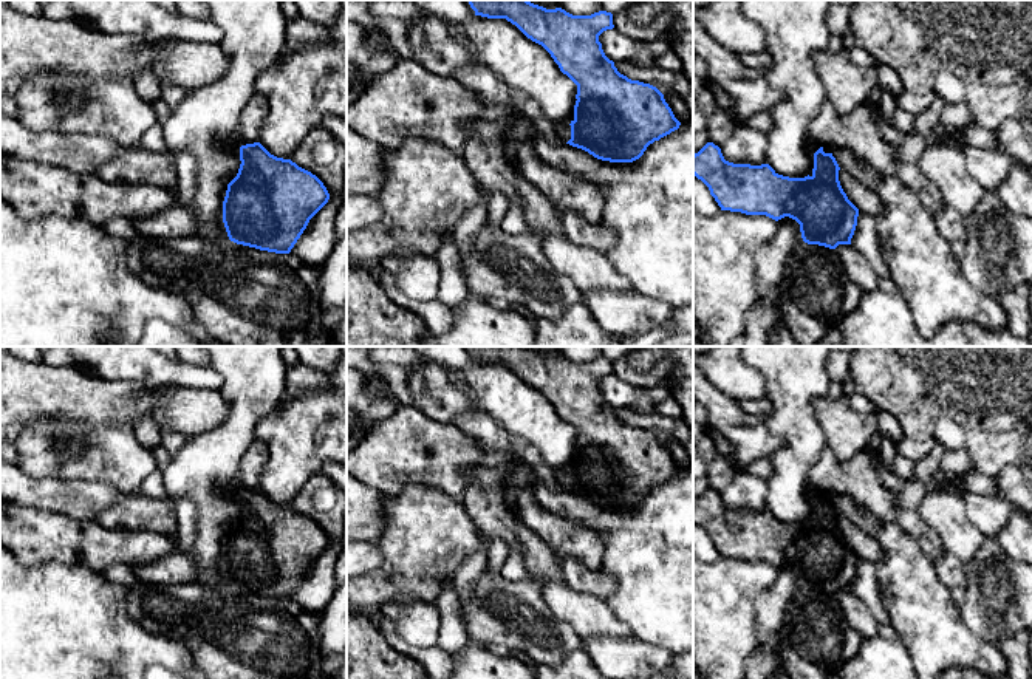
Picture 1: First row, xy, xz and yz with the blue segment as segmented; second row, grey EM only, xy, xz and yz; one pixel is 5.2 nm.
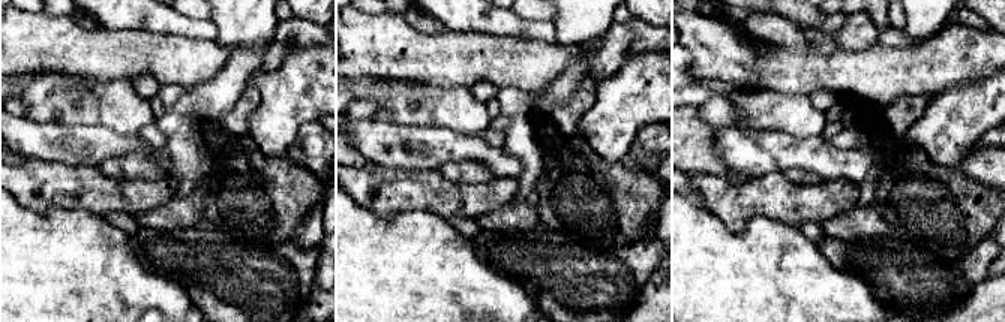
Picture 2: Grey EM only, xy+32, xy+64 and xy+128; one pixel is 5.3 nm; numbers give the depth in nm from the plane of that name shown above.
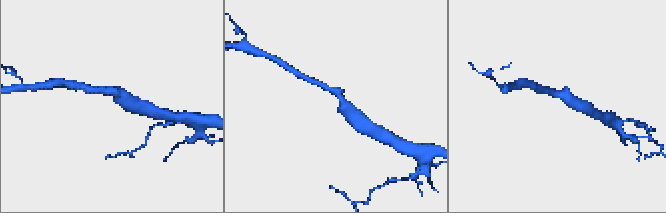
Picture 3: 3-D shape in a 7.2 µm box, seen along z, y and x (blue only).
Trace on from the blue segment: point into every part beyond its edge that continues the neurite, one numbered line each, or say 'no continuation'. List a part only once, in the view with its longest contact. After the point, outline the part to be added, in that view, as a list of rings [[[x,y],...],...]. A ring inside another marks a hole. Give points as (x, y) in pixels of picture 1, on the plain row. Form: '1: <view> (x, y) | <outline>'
1: yz (813, 494) | [[[808,487],[808,498],[809,498],[809,523],[812,523],[814,515],[814,500],[820,495],[820,492],[814,487]]]

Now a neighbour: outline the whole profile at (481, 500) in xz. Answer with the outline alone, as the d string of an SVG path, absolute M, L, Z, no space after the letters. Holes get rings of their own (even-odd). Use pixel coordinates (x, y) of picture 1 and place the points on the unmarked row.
M503 467L464 470L467 486L461 498L467 515L490 541L503 540L511 551L523 554L528 578L565 582L560 558L525 526L506 506L498 492Z

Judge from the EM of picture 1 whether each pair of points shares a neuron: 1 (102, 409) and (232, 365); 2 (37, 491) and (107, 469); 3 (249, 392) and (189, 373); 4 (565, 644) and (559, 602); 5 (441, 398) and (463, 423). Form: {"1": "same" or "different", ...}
{"1": "different", "2": "different", "3": "different", "4": "different", "5": "different"}

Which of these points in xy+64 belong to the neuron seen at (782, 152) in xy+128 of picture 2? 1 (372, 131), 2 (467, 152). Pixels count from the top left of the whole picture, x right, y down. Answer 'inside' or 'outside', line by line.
1: inside
2: inside

